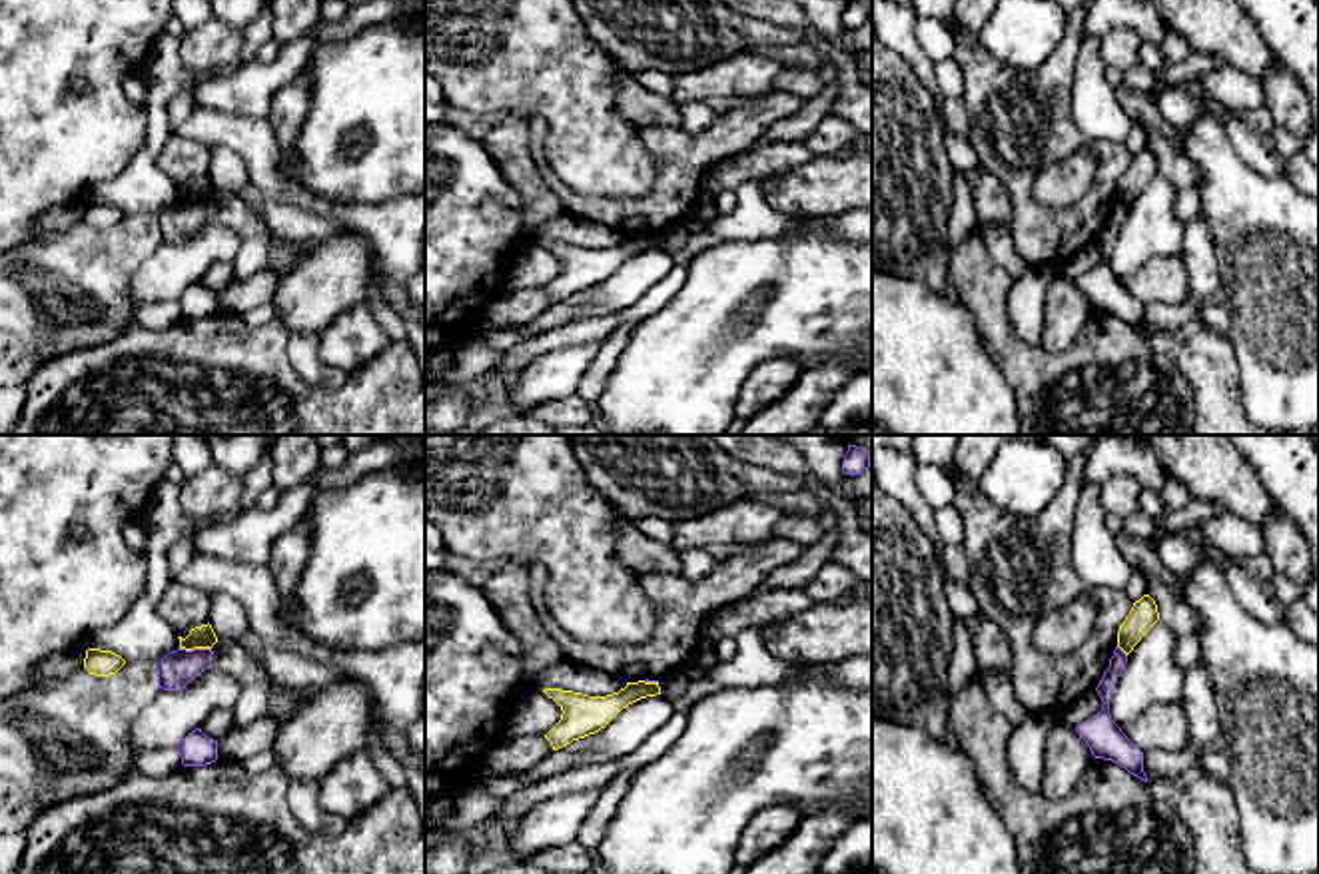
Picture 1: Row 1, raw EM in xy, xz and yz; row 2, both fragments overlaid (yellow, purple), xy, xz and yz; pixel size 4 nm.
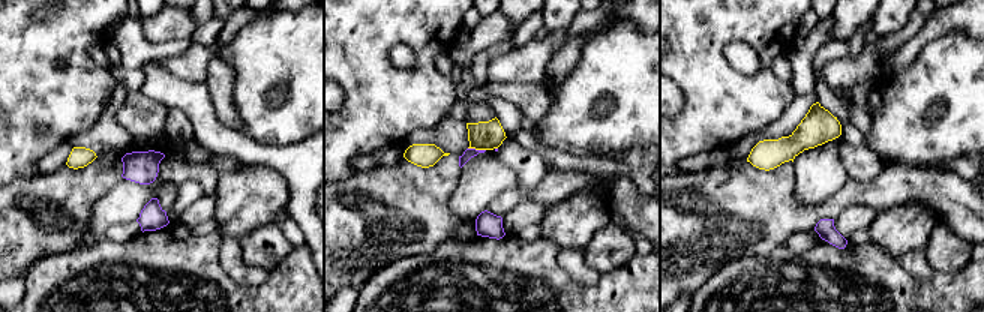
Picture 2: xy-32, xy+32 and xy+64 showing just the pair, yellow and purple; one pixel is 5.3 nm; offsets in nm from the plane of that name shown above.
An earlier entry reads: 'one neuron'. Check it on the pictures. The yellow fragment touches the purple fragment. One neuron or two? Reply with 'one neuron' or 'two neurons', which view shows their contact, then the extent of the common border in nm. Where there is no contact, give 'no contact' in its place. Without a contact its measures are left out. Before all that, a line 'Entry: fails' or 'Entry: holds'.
Entry: fails
two neurons; contact in xy; length 130 nm

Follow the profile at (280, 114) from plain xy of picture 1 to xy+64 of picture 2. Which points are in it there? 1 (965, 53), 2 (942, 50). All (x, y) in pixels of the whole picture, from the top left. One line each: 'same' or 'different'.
1: different
2: different

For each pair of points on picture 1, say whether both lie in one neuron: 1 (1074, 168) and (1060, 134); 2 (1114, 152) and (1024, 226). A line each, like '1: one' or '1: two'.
1: two
2: one

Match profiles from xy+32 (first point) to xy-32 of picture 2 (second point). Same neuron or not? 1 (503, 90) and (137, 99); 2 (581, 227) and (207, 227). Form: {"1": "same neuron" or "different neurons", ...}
{"1": "different neurons", "2": "different neurons"}

